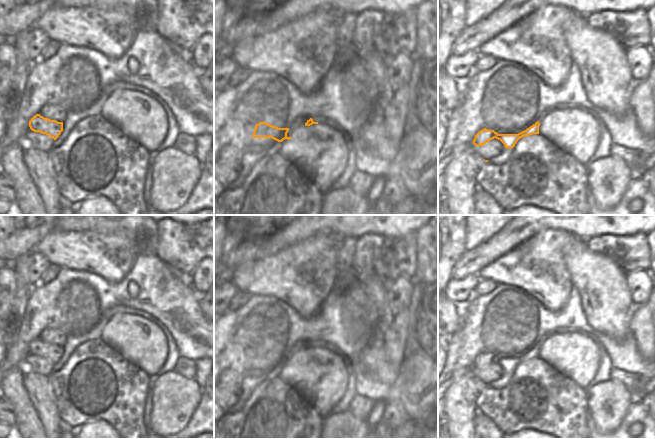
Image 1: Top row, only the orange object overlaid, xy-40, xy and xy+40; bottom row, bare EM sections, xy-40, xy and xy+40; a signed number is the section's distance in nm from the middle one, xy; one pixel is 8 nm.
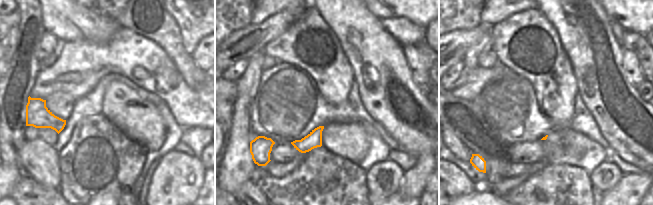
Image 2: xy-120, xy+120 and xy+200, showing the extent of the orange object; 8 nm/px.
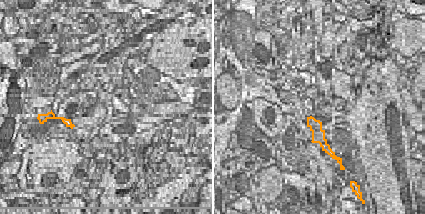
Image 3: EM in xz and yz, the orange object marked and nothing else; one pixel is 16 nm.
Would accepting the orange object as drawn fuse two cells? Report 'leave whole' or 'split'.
split

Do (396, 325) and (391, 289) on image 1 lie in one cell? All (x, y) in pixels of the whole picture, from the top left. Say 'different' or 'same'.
different

